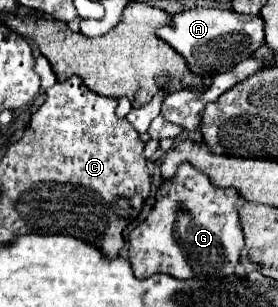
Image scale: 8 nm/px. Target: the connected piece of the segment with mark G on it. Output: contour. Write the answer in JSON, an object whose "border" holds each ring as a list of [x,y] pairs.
{"border":[[[188,163],[180,165],[178,175],[172,181],[164,181],[156,193],[156,203],[146,221],[130,233],[130,265],[138,279],[146,279],[156,273],[168,273],[176,279],[212,279],[234,275],[240,251],[244,247],[244,235],[240,229],[238,207],[240,195],[236,189],[216,189],[204,173],[192,169]]]}

